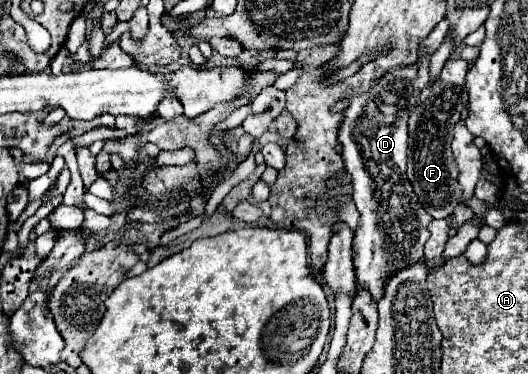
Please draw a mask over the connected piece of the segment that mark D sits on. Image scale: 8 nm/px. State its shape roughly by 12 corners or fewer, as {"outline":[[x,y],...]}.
{"outline":[[417,65],[353,97],[339,129],[361,213],[355,289],[423,259],[405,173]]}

